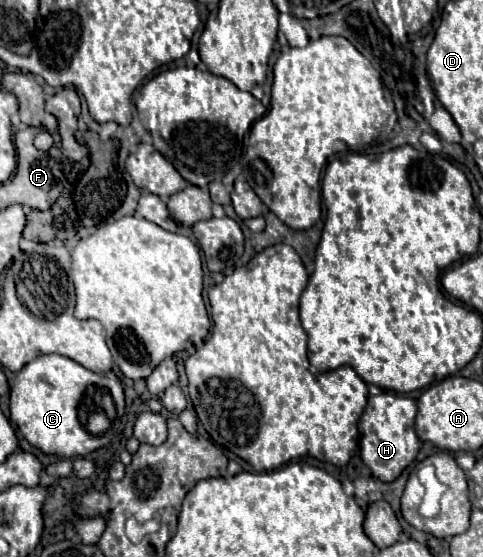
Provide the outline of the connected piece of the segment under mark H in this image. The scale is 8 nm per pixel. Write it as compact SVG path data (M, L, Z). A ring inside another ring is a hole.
M380 392L368 398L364 416L360 418L360 456L372 474L382 482L396 480L402 470L414 462L420 450L420 438L414 430L416 400L394 392Z

